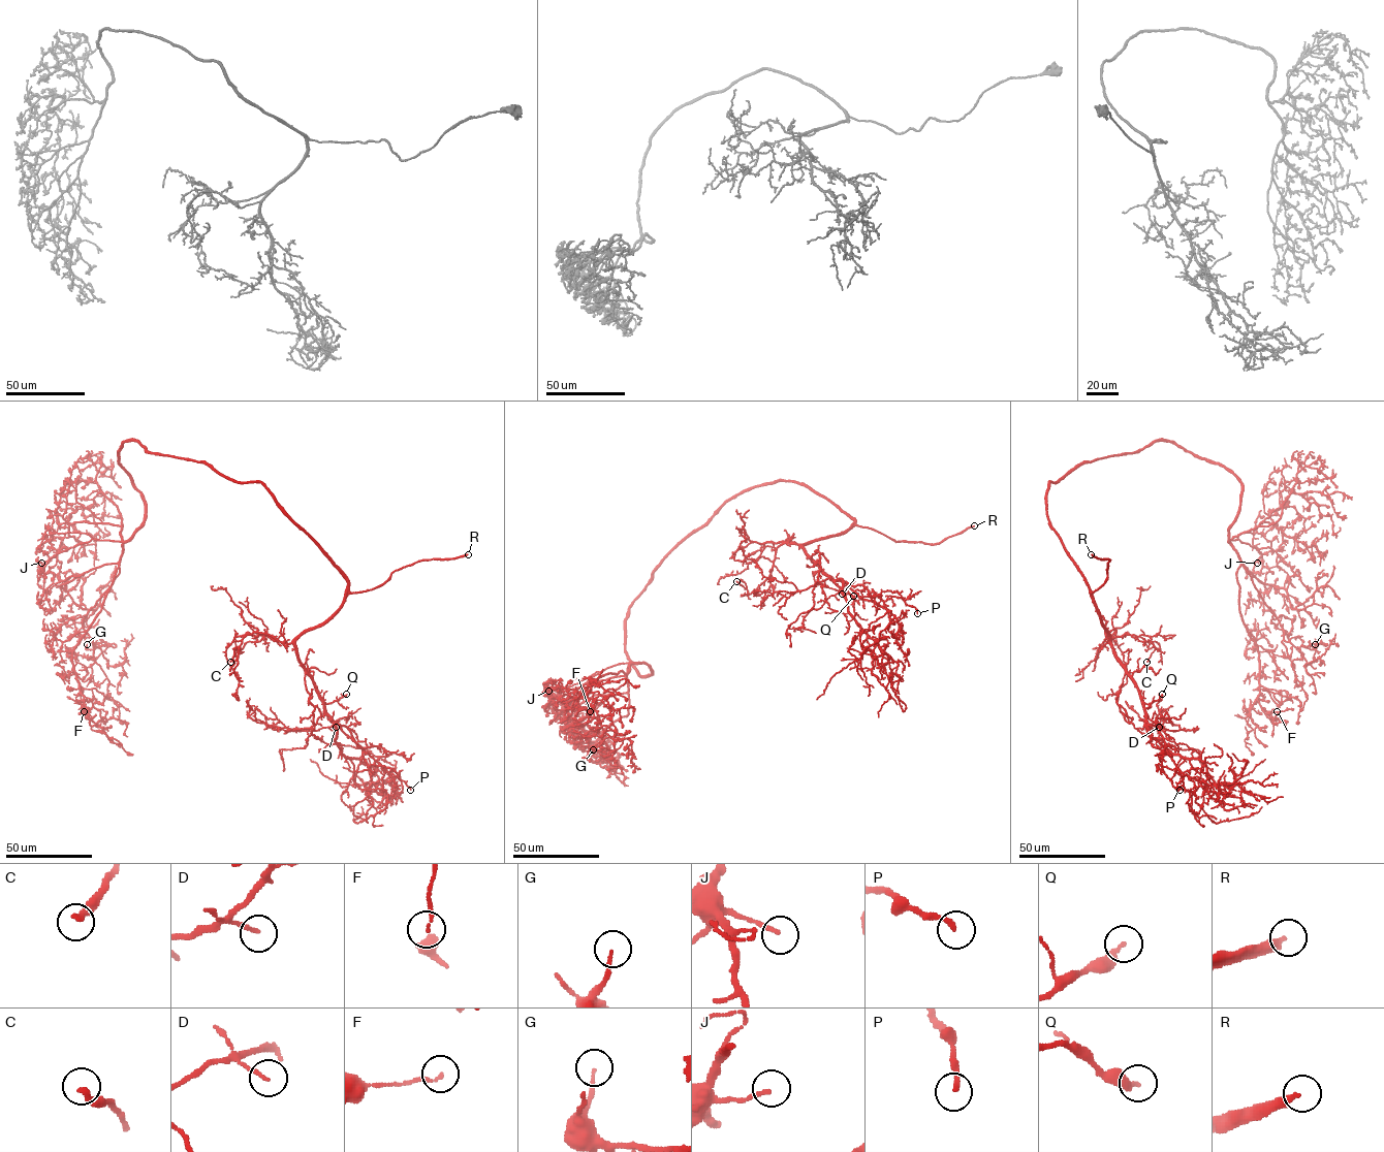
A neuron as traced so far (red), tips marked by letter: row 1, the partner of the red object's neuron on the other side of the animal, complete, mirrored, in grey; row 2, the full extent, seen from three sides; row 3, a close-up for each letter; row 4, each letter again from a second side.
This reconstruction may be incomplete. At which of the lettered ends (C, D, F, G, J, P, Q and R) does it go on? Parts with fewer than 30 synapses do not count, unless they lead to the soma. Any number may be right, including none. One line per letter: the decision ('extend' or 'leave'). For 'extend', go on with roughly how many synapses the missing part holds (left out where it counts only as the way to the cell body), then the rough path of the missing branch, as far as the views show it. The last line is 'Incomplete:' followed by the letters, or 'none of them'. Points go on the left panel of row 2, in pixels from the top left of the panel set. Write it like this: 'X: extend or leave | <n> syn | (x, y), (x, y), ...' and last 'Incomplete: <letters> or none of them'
C: leave
D: leave
F: leave
G: leave
J: leave
P: leave
Q: leave
R: extend
Incomplete: R

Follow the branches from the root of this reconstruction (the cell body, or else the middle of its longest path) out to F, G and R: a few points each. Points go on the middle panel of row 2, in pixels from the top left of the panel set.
F: (731, 499), (629, 607), (625, 652), (651, 674), (632, 663), (600, 676), (578, 693), (598, 693), (590, 711)
G: (731, 499), (629, 607), (625, 652), (651, 674), (632, 663), (589, 712), (608, 736), (593, 749)
R: (731, 499), (753, 487), (795, 481), (828, 500), (858, 525), (873, 529), (897, 541), (938, 544), (974, 525)

